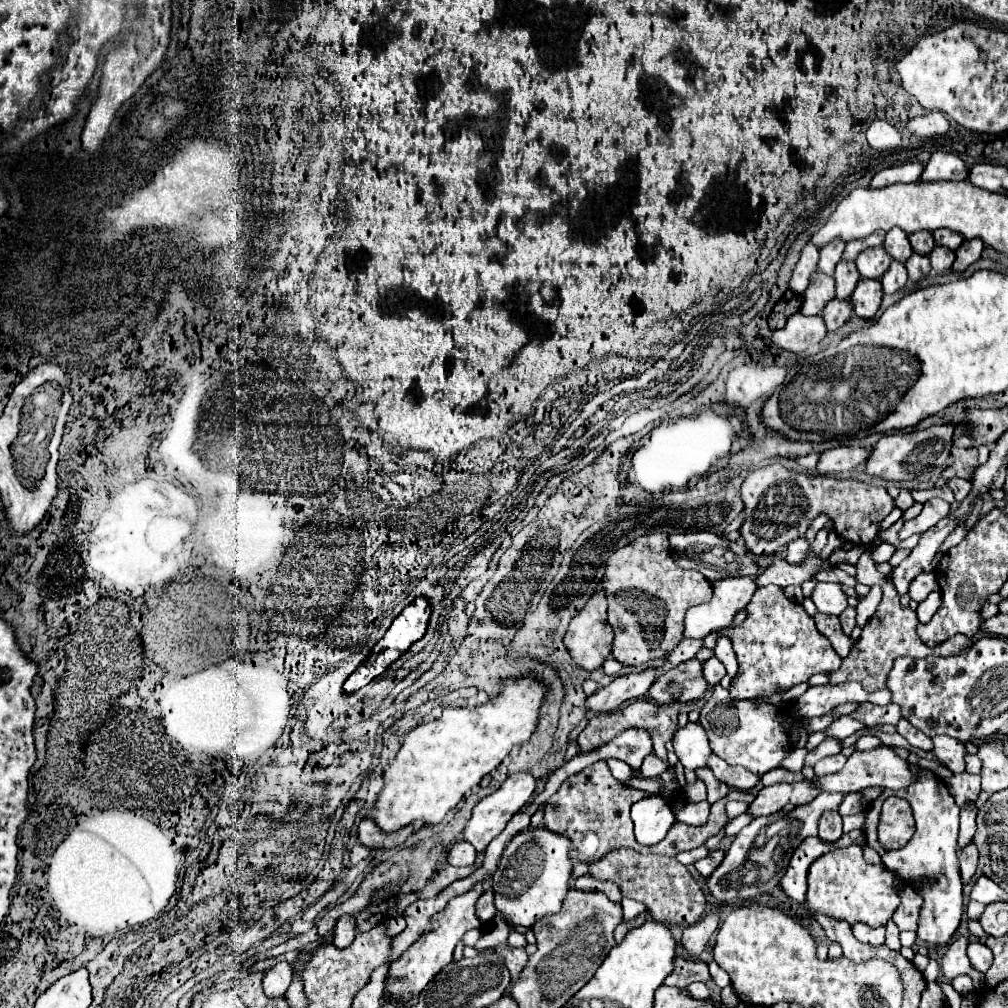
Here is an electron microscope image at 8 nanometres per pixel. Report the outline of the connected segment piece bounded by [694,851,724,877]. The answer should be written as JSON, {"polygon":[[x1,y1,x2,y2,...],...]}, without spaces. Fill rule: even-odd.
{"polygon":[[710,851,710,855,708,855,706,859,696,861,694,867,698,869,698,873,700,873,702,877,708,877,708,875,712,875,712,871,722,863,722,859,724,859,724,851]]}

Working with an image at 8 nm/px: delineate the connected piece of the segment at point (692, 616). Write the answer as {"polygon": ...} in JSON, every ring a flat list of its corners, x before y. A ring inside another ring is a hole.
{"polygon":[[730,577,712,583,712,589,716,593,708,603,690,607,686,611,684,637,704,639,716,629,730,627,736,613,748,605,758,585,752,577]]}

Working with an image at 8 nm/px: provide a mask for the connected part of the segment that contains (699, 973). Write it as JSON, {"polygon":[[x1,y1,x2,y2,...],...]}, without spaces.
{"polygon":[[676,959,676,967,672,975,666,977,666,985,686,989,694,981,708,981,708,965,704,961,694,961,694,959]]}

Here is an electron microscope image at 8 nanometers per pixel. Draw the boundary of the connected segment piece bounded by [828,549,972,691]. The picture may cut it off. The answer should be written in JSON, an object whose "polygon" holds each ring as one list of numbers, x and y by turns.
{"polygon":[[866,549,862,553,862,557,858,559,858,563,856,563,856,575,858,575,860,583,864,583,864,585,880,585,882,591,884,591,884,595,882,595,882,601,880,601,874,617,864,625,862,637,854,643,850,655,842,661,842,667,838,671,828,673,828,677,830,677,832,685,844,683,844,681,858,681,858,683,862,683,862,687,866,691,876,691,876,689,884,689,886,687,888,671,892,669,892,663,898,657,924,659,926,655,932,655,932,653,934,655,962,655,964,651,968,651,968,647,972,647,972,639,966,639,964,635,956,635,956,637,940,643,936,649,926,647,920,641,918,633,916,633,916,627,918,627,916,613,912,609,902,609,894,585,876,569,874,561,870,559,870,551,872,549]]}

